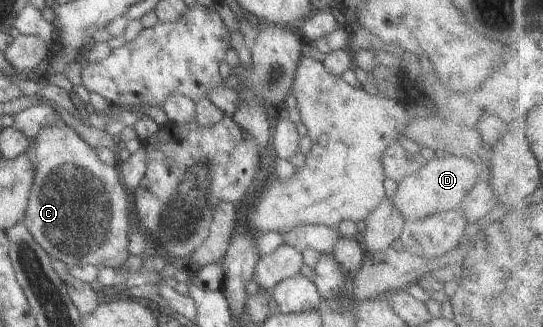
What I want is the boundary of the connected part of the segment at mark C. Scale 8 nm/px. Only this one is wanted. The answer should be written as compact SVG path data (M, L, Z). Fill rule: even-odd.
M56 118L56 121L52 121L50 124L44 125L40 128L37 135L29 140L27 148L32 154L29 162L32 163L33 166L33 181L21 221L24 223L26 230L30 233L30 236L32 236L32 238L42 247L42 250L46 252L49 258L60 260L60 262L64 262L67 267L70 266L71 263L75 263L80 266L108 266L108 268L113 268L115 270L120 267L128 256L127 242L128 230L130 230L130 228L126 210L128 210L131 200L126 200L126 190L124 190L124 186L122 186L122 184L120 184L120 180L118 180L118 172L116 172L112 165L105 165L102 161L100 161L96 155L95 149L87 143L84 143L84 141L78 137L78 134L73 128L67 127L58 118Z

